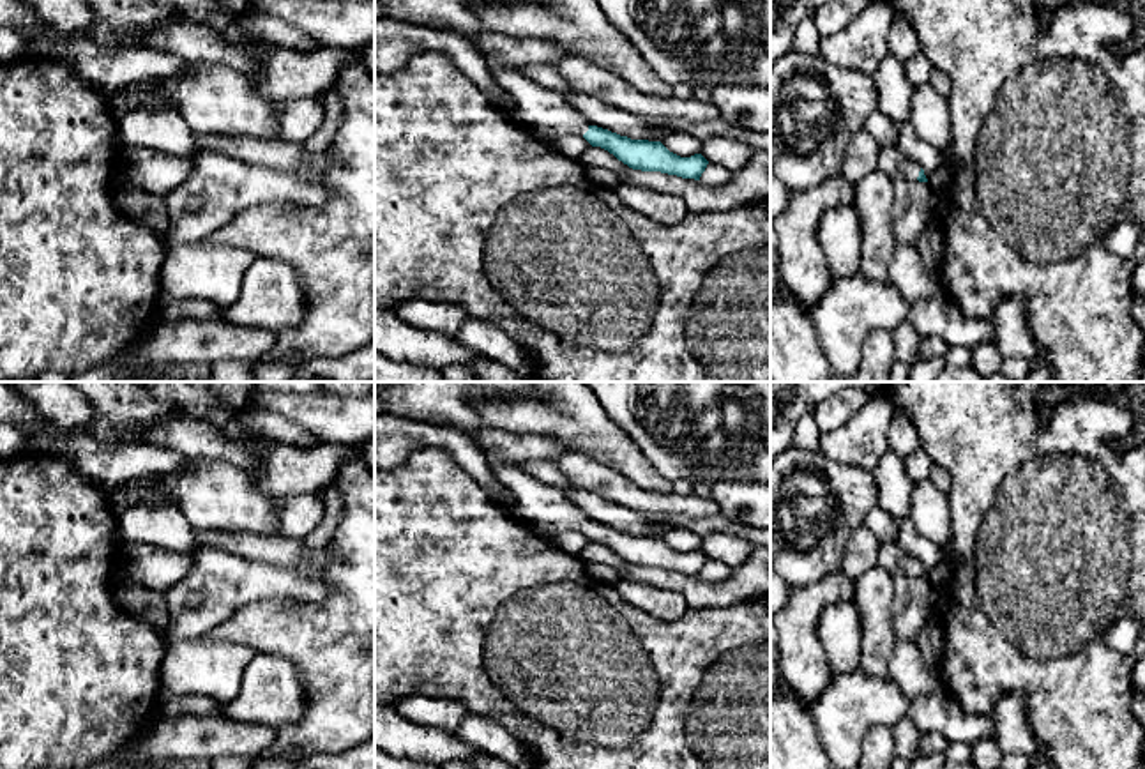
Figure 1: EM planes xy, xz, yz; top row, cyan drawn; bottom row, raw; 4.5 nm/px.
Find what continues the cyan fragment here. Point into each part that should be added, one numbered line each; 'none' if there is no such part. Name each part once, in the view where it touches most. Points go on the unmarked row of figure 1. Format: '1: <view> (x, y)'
1: yz (910, 566)

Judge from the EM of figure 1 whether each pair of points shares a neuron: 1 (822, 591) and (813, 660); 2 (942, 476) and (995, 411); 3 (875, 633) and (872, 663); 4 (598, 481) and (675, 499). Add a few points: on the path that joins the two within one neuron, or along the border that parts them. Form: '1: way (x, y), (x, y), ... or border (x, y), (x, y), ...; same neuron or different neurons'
1: way (806, 609), (806, 642); same neuron
2: border (933, 464), (951, 478), (947, 494); different neurons
3: way (875, 640), (875, 656); same neuron
4: way (617, 488), (642, 501), (656, 501); same neuron

